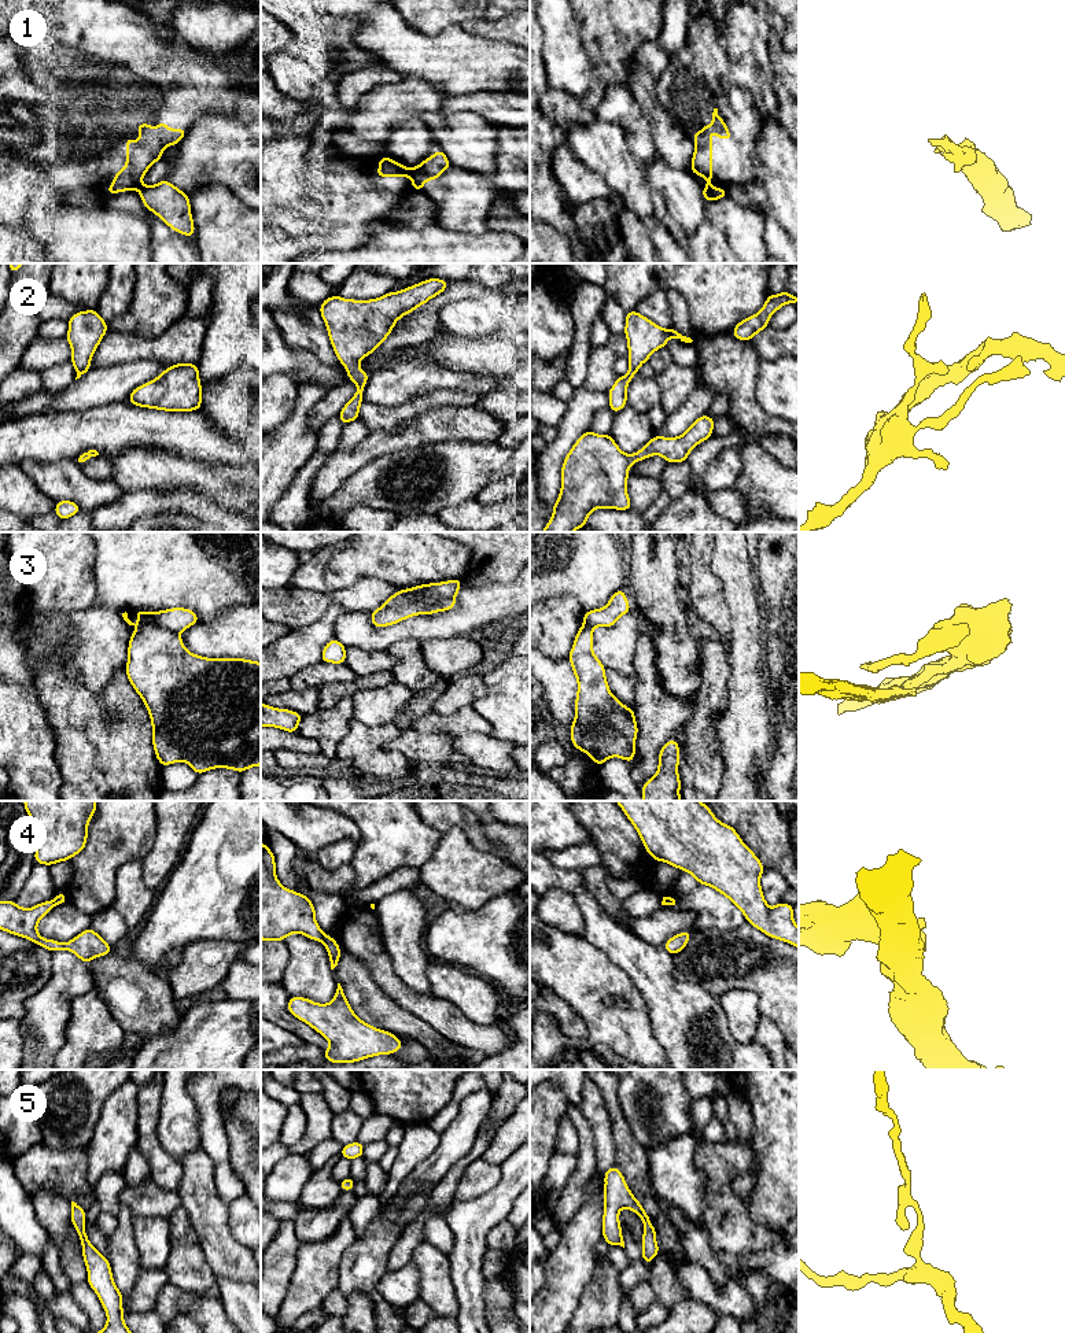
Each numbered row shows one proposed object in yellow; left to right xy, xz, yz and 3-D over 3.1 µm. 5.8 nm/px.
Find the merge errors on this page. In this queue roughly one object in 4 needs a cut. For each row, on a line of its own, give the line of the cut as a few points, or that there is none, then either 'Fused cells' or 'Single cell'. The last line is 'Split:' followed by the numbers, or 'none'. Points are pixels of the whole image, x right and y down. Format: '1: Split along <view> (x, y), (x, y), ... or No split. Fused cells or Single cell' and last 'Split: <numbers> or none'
1: Split along xz (408, 169), (411, 174). Fused cells
2: No split. Single cell
3: Split along xy (139, 624), (155, 624), (179, 634). Fused cells
4: Split along xz (325, 935), (321, 941). Fused cells
5: No split. Single cell
Split: 1, 3, 4

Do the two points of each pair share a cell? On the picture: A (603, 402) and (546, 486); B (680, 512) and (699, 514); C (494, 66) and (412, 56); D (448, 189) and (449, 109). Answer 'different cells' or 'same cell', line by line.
A: same cell
B: same cell
C: same cell
D: different cells

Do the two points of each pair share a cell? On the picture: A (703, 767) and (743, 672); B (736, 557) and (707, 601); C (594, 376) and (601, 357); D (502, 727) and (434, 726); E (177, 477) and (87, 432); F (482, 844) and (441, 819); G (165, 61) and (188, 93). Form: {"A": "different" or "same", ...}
{"A": "different", "B": "different", "C": "same", "D": "different", "E": "different", "F": "same", "G": "same"}

